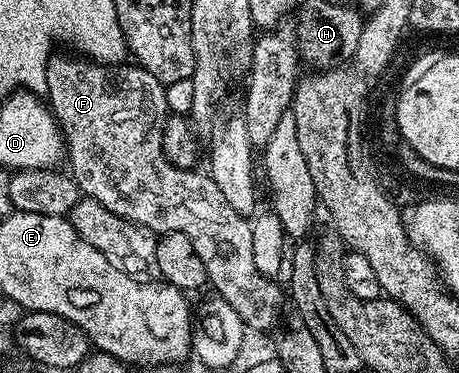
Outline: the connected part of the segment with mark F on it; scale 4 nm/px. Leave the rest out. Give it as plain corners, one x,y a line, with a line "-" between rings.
69,54
70,56
58,55
51,55
50,61
46,63
46,90
44,96
48,101
50,111
53,112
55,120
58,121
58,126
62,130
64,152
68,157
68,164
70,160
68,172
77,184
79,193
83,197
100,202
100,206
112,210
112,214
116,214
125,220
131,220
133,224
139,224
139,226
148,229
152,233
179,232
184,234
184,238
188,238
188,242
192,242
196,254
200,254
200,262
204,262
209,287
211,289
214,287
213,291
221,296
224,302
228,302
228,306
232,306
232,310
236,310
236,314
240,314
240,318
247,329
254,331
255,328
256,331
262,332
265,328
272,327
278,320
278,307
281,306
282,300
284,304
284,292
283,289
281,292
277,288
277,283
273,279
262,276
256,268
252,252
251,221
228,206
227,199
223,197
219,187
216,186
205,171
201,170
201,172
198,172
199,170
191,170
189,168
177,168
172,166
172,162
168,162
168,158
164,158
162,153
162,135
164,134
164,122
168,115
166,105
167,85
162,84
154,75
148,74
148,70
139,68
137,63
134,62
123,62
117,66
111,66
108,64
96,64
89,58
79,58
74,54

